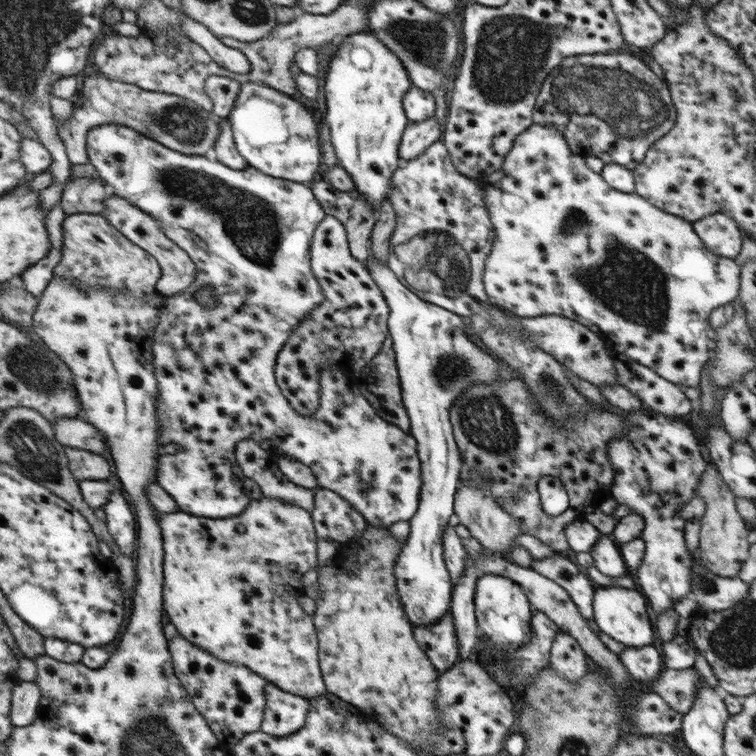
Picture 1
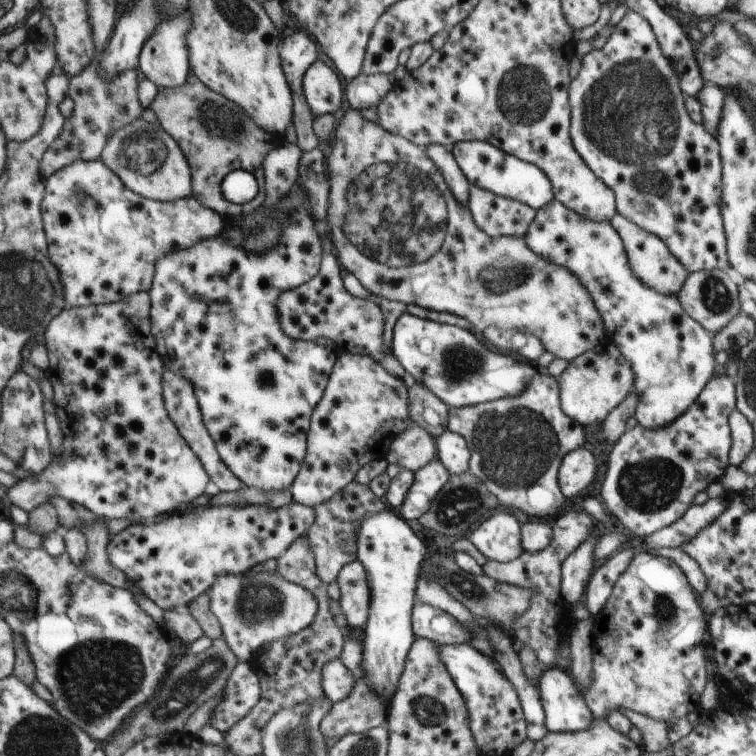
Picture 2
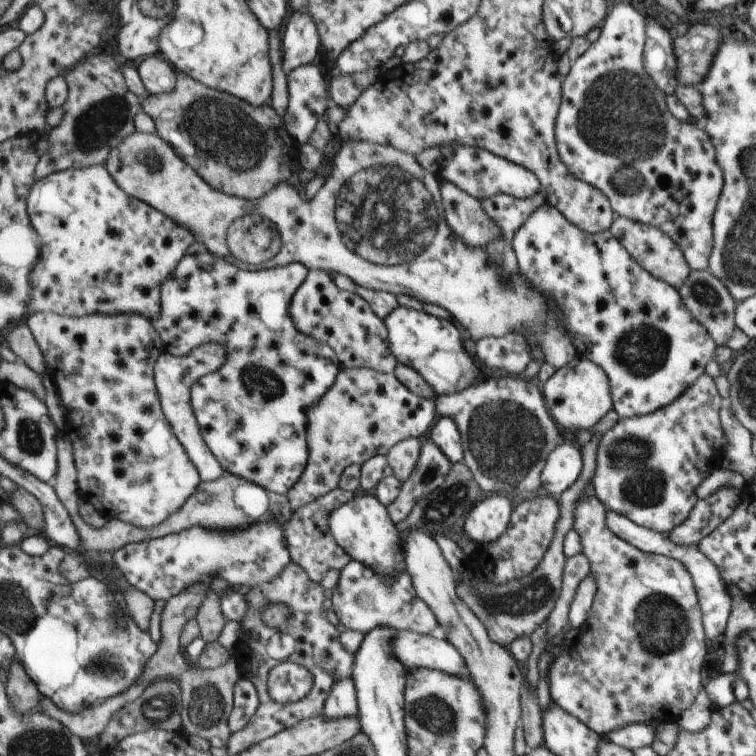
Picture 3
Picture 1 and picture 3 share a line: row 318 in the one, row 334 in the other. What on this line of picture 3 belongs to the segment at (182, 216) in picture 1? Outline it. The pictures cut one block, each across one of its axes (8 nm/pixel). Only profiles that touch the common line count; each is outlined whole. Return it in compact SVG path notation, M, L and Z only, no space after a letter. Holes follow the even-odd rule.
M208 250L186 254L172 276L162 284L162 310L151 320L161 335L164 352L169 355L185 357L208 342L226 346L226 362L222 368L199 378L191 388L191 405L202 438L226 473L245 478L272 493L285 495L299 481L307 463L306 414L328 392L342 369L333 348L300 334L290 318L290 301L309 276L309 270L305 263L294 261L252 272L240 270ZM282 428L294 434L280 434Z

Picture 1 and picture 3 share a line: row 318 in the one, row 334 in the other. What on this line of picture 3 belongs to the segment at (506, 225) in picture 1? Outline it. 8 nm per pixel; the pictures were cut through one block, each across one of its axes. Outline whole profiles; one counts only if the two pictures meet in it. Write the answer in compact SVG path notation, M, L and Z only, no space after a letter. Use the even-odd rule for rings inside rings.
M546 202L516 234L513 249L521 276L524 275L535 289L542 290L545 297L550 297L557 304L556 317L558 311L563 314L563 325L567 328L578 355L595 362L608 375L613 391L614 410L621 418L641 417L664 409L704 376L704 366L708 364L708 360L712 360L716 348L715 339L693 317L680 291L651 275L632 257L622 242L614 238L610 230L601 233L583 231L564 217L557 207Z

